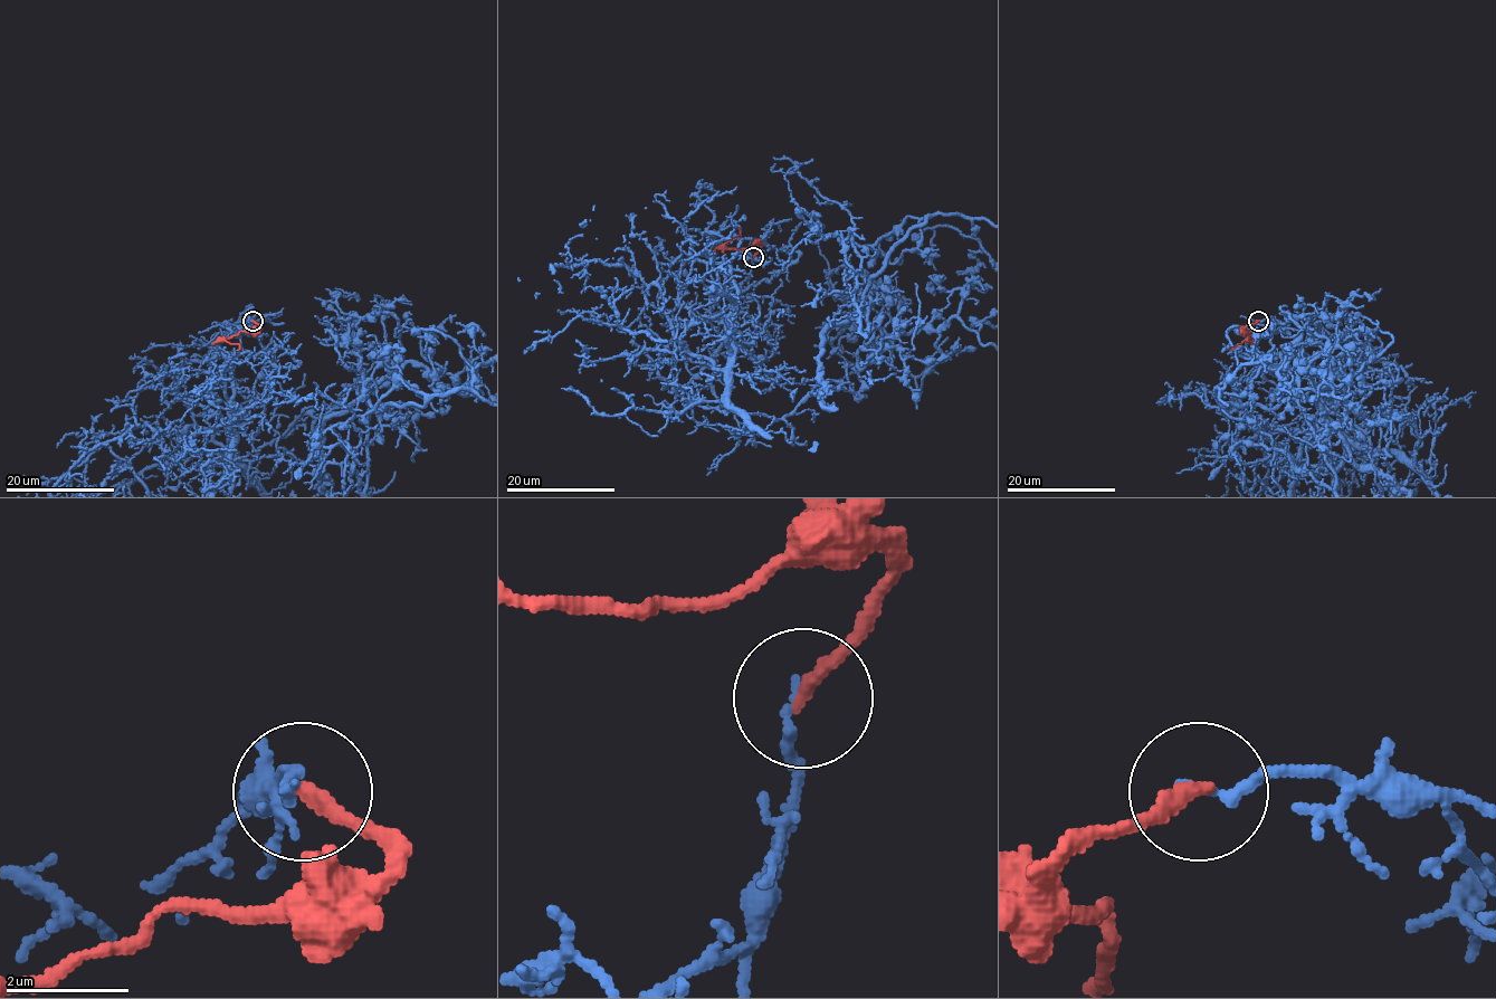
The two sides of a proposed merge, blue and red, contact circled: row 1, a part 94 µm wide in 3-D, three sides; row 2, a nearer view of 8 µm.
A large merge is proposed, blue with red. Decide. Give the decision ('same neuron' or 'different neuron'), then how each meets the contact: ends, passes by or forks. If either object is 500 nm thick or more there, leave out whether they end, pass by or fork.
different neuron; blue ends there; red ends there

